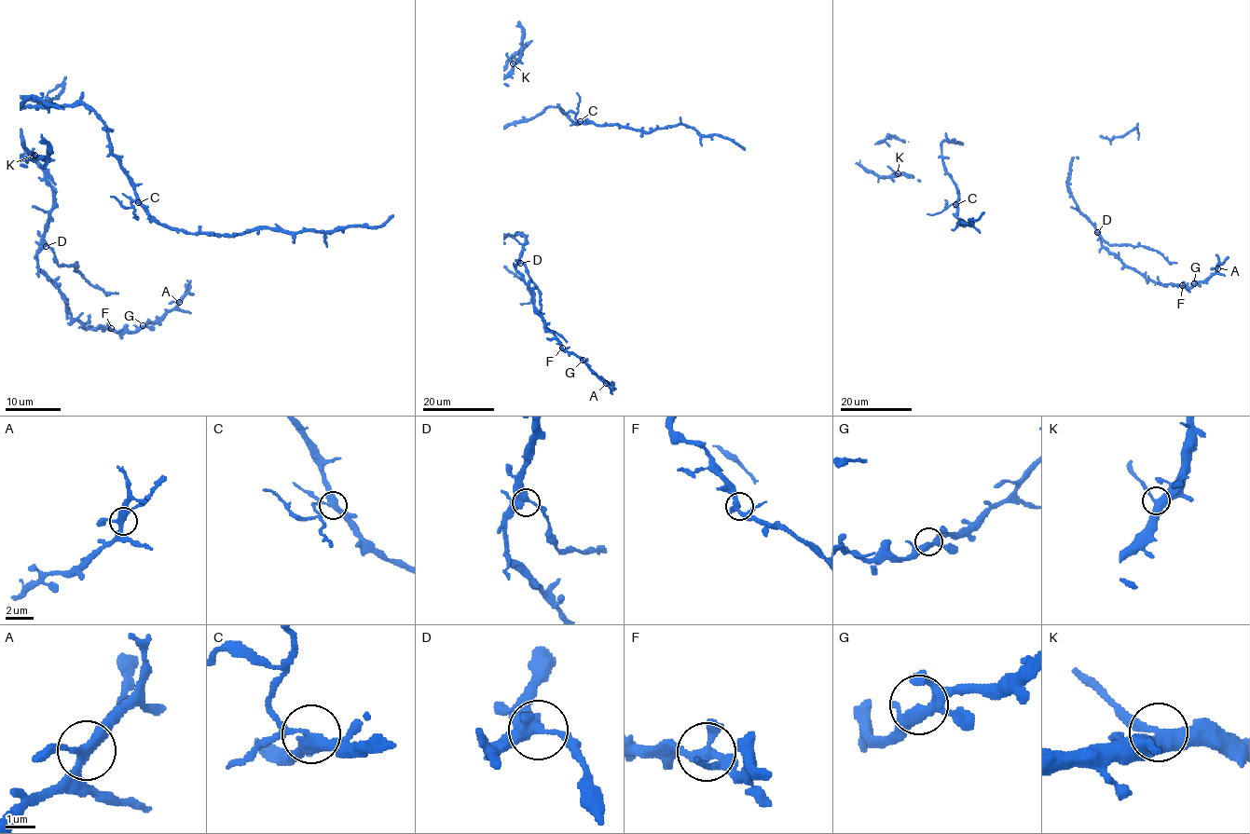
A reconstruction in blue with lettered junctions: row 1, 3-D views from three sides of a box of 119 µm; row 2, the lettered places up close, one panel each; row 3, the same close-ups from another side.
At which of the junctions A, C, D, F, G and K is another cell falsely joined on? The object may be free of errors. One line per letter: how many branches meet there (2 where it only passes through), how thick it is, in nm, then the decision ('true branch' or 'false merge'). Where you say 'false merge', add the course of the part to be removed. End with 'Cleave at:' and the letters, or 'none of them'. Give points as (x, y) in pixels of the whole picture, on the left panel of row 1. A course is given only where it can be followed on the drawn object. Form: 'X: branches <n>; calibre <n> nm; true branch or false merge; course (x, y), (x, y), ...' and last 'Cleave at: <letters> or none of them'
A: branches 4; calibre 320 nm; true branch
C: branches 4; calibre 360 nm; false merge; course (139, 202), (130, 202), (137, 218), (133, 217)
D: branches 4; calibre 400 nm; true branch
F: branches 3; calibre 280 nm; true branch
G: branches 3; calibre 320 nm; true branch
K: branches 3; calibre 400 nm; true branch
Cleave at: C

